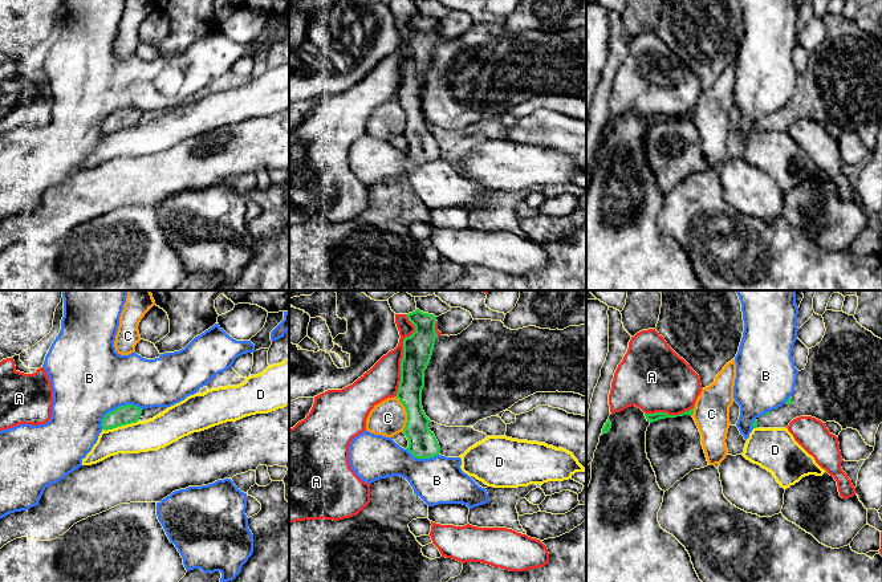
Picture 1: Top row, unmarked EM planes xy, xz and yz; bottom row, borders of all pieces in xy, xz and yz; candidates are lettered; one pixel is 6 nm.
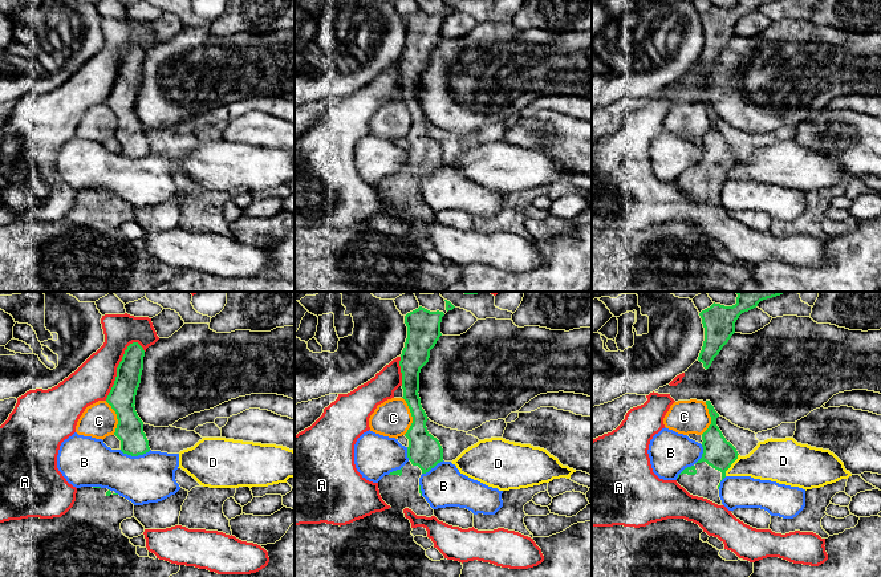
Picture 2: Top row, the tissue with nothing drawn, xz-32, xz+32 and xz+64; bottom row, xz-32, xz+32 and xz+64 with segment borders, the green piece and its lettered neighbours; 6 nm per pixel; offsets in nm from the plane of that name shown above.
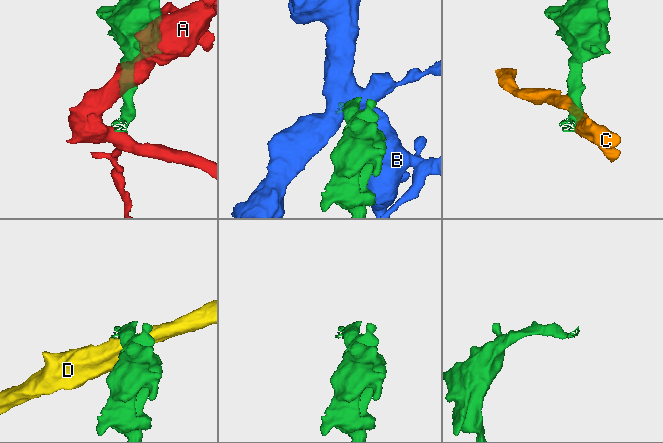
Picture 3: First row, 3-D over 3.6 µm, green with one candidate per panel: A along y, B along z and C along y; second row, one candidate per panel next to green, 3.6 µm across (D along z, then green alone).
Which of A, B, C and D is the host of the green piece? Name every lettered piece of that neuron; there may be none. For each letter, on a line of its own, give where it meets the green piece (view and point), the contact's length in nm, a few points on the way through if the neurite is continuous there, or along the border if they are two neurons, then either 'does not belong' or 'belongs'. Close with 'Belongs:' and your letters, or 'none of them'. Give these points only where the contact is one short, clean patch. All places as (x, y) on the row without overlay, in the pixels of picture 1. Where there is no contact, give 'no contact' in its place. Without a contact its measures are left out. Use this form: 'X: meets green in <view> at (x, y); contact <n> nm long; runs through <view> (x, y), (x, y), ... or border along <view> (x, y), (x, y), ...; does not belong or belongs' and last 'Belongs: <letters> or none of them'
A: meets green in xz at (403, 57); contact 500 nm long; does not belong
B: meets green in xy at (118, 110); contact 280 nm long; does not belong
C: meets green in xz at (407, 117); contact 220 nm long; border along xz (395, 100), (406, 116), (403, 134); does not belong
D: meets green in xy at (120, 129); contact 240 nm long; border along xy (138, 122), (102, 133); does not belong
Belongs: none of them

